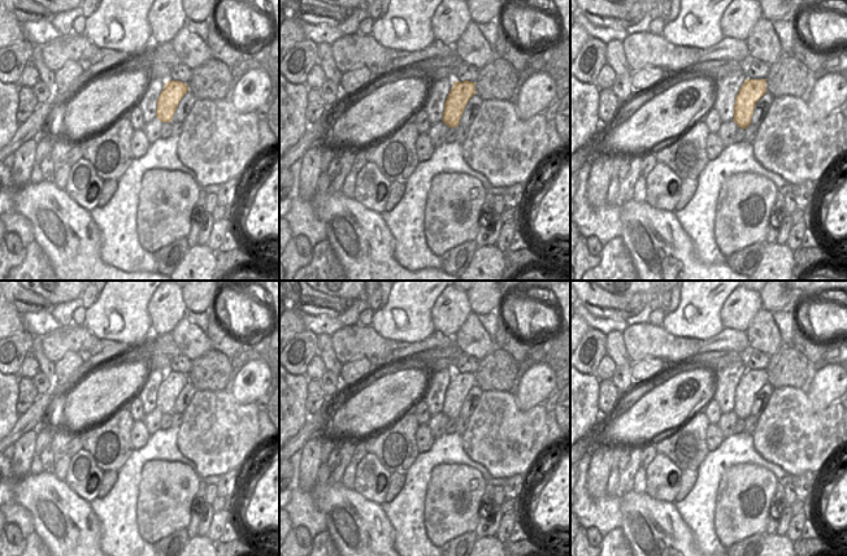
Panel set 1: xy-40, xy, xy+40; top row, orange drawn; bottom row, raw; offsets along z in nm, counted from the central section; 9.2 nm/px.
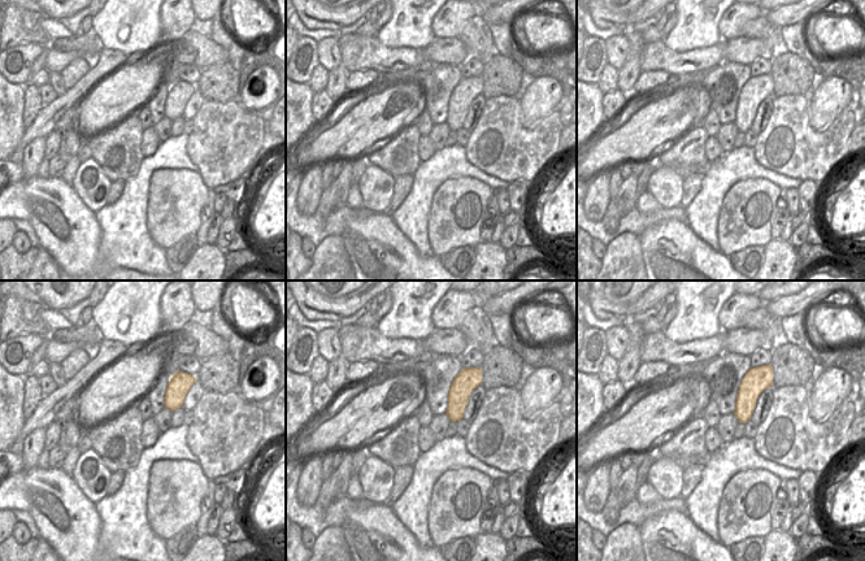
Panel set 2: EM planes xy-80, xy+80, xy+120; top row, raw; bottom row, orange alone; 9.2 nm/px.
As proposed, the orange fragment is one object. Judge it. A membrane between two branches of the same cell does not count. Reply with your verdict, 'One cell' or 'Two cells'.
One cell.

